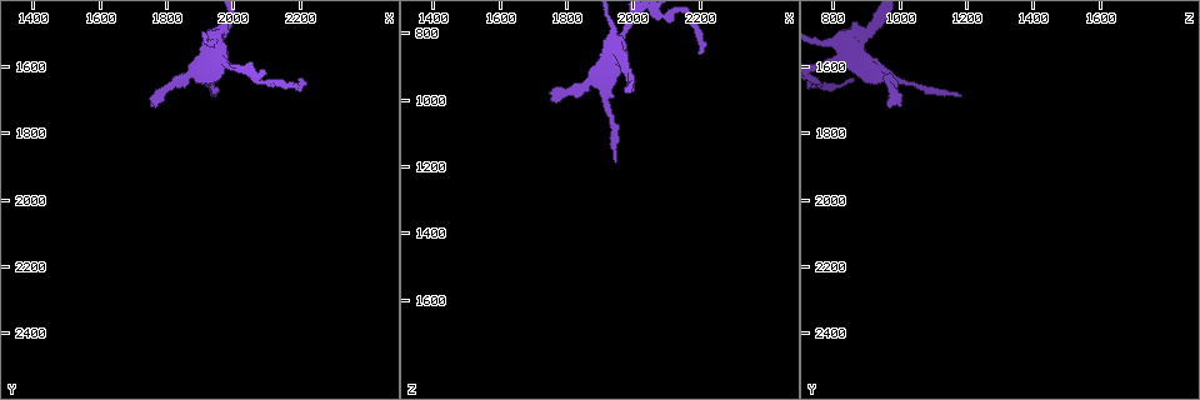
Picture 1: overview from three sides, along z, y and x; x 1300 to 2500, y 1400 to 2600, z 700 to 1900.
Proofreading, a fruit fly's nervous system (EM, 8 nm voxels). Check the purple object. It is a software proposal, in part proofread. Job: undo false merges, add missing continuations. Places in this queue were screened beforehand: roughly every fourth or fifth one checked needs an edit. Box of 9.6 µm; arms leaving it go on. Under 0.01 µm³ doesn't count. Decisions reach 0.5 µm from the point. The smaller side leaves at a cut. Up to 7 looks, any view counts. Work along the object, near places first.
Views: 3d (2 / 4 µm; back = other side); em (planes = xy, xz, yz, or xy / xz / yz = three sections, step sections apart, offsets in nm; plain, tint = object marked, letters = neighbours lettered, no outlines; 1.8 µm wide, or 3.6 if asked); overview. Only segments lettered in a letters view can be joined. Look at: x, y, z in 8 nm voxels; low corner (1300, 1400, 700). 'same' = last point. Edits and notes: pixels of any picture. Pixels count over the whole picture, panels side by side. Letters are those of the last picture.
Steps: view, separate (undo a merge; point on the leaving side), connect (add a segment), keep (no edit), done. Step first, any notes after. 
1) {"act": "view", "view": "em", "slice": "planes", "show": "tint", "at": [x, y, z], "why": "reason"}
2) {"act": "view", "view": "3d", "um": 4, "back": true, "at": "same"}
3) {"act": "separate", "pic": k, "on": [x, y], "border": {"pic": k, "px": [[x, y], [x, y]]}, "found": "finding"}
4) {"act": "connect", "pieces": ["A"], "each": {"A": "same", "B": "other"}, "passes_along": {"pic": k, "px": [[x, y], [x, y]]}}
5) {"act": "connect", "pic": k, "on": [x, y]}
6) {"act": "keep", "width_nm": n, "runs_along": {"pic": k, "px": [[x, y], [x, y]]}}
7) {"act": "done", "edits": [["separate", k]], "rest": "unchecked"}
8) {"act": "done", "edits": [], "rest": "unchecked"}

{"act": "view", "view": "3d", "um": 2, "at": [2210, 1640, 860]}

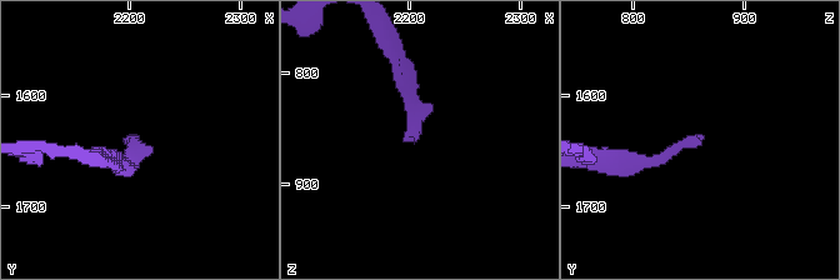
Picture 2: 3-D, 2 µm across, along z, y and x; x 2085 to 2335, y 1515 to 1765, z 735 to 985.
{"act": "view", "view": "em", "slice": "planes", "show": "plain", "at": [2210, 1636, 858]}

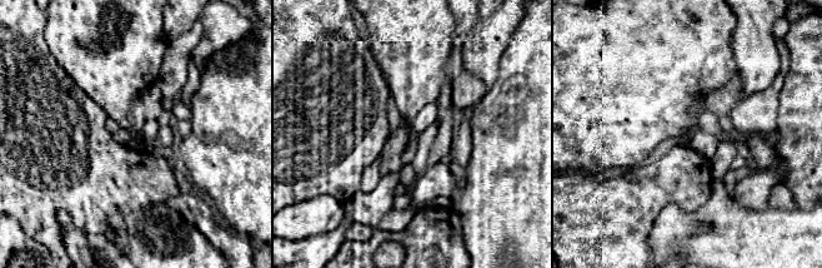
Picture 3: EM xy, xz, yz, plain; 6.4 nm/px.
{"act": "view", "view": "em", "slice": "planes", "show": "letters", "at": "same", "why": "what lies round it"}

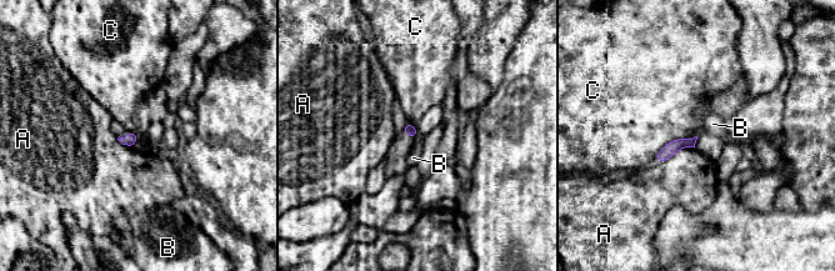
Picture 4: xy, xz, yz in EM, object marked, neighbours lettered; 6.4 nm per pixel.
{"act": "keep", "each": {"A": "other", "B": "other", "C": "other"}, "found": "no lettered segment goes on from it"}

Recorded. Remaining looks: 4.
{"act": "view", "view": "3d", "um": 4, "at": [1950, 1540, 840], "why": "thin arm on a thick one"}

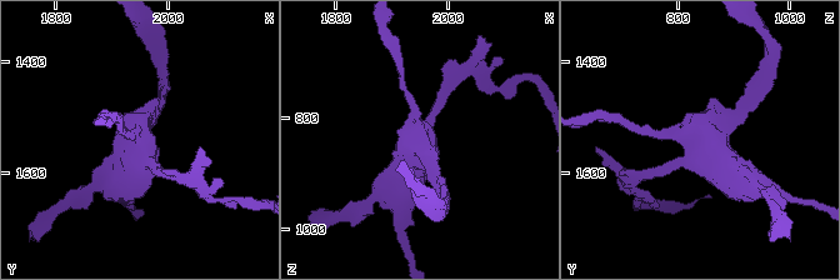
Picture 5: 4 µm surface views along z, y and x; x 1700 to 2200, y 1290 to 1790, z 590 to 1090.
{"act": "view", "view": "em", "slice": "yz", "step": 16, "show": "plain", "at": [1955, 1535, 840], "why": "need the tissue"}

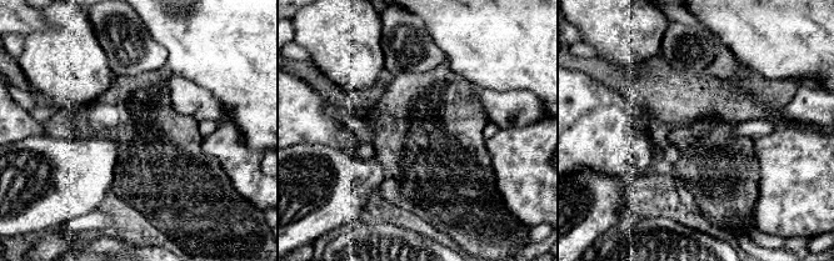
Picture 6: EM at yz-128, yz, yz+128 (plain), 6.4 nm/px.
{"act": "view", "view": "em", "slice": "yz", "step": 16, "show": "letters", "at": "same", "why": "see the neighbours"}

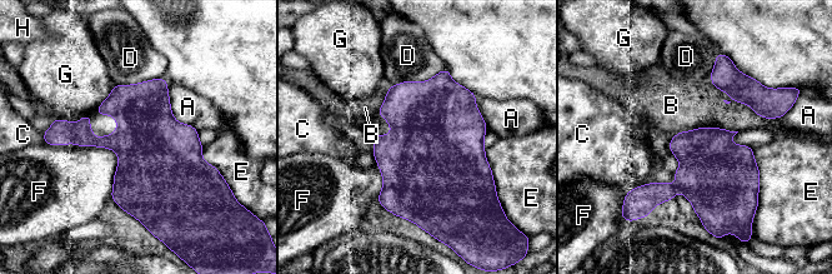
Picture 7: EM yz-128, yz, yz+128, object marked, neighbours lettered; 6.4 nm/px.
{"act": "keep", "each": {"A": "other", "B": "other", "C": "other", "D": "other", "E": "other", "F": "other", "G": "other", "H": "other"}, "border": {"pic": 7, "px": [[723, 128], [696, 128], [675, 134]]}, "found": "all the same cell"}

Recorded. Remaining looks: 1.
{"act": "done", "edits": [], "rest": "unchecked"}

